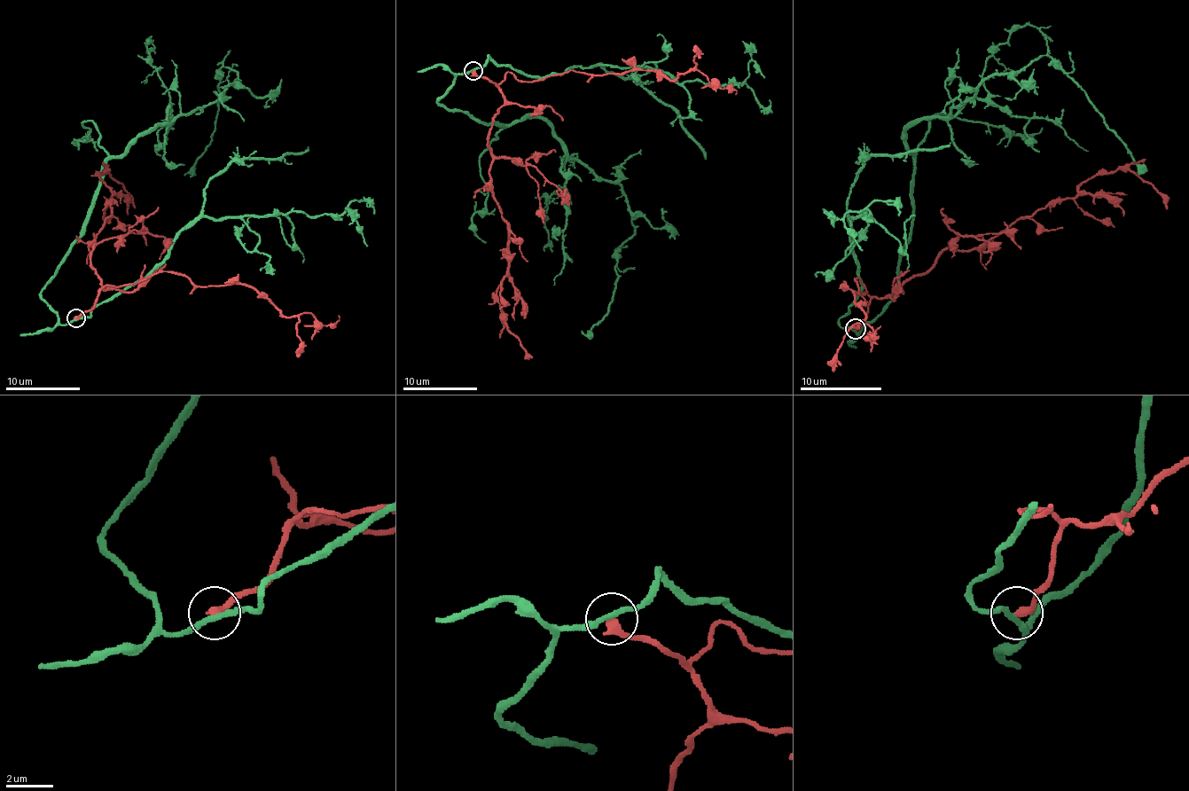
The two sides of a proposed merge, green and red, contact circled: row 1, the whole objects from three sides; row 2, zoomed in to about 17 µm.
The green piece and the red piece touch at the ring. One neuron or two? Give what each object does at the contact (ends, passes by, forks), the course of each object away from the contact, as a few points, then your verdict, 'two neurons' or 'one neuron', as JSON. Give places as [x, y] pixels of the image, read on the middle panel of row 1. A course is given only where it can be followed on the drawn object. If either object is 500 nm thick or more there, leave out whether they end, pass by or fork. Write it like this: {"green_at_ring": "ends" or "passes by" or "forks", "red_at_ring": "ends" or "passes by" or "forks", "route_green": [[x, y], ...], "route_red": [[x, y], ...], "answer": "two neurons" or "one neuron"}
{"green_at_ring": "passes by", "red_at_ring": "ends", "route_green": [[473, 70], [438, 102], [480, 122], [541, 117], [625, 195], [634, 233], [610, 309], [582, 330]], "route_red": [[473, 70], [504, 98], [488, 136], [490, 188], [507, 229], [509, 274], [496, 293], [504, 323], [531, 358]], "answer": "two neurons"}

